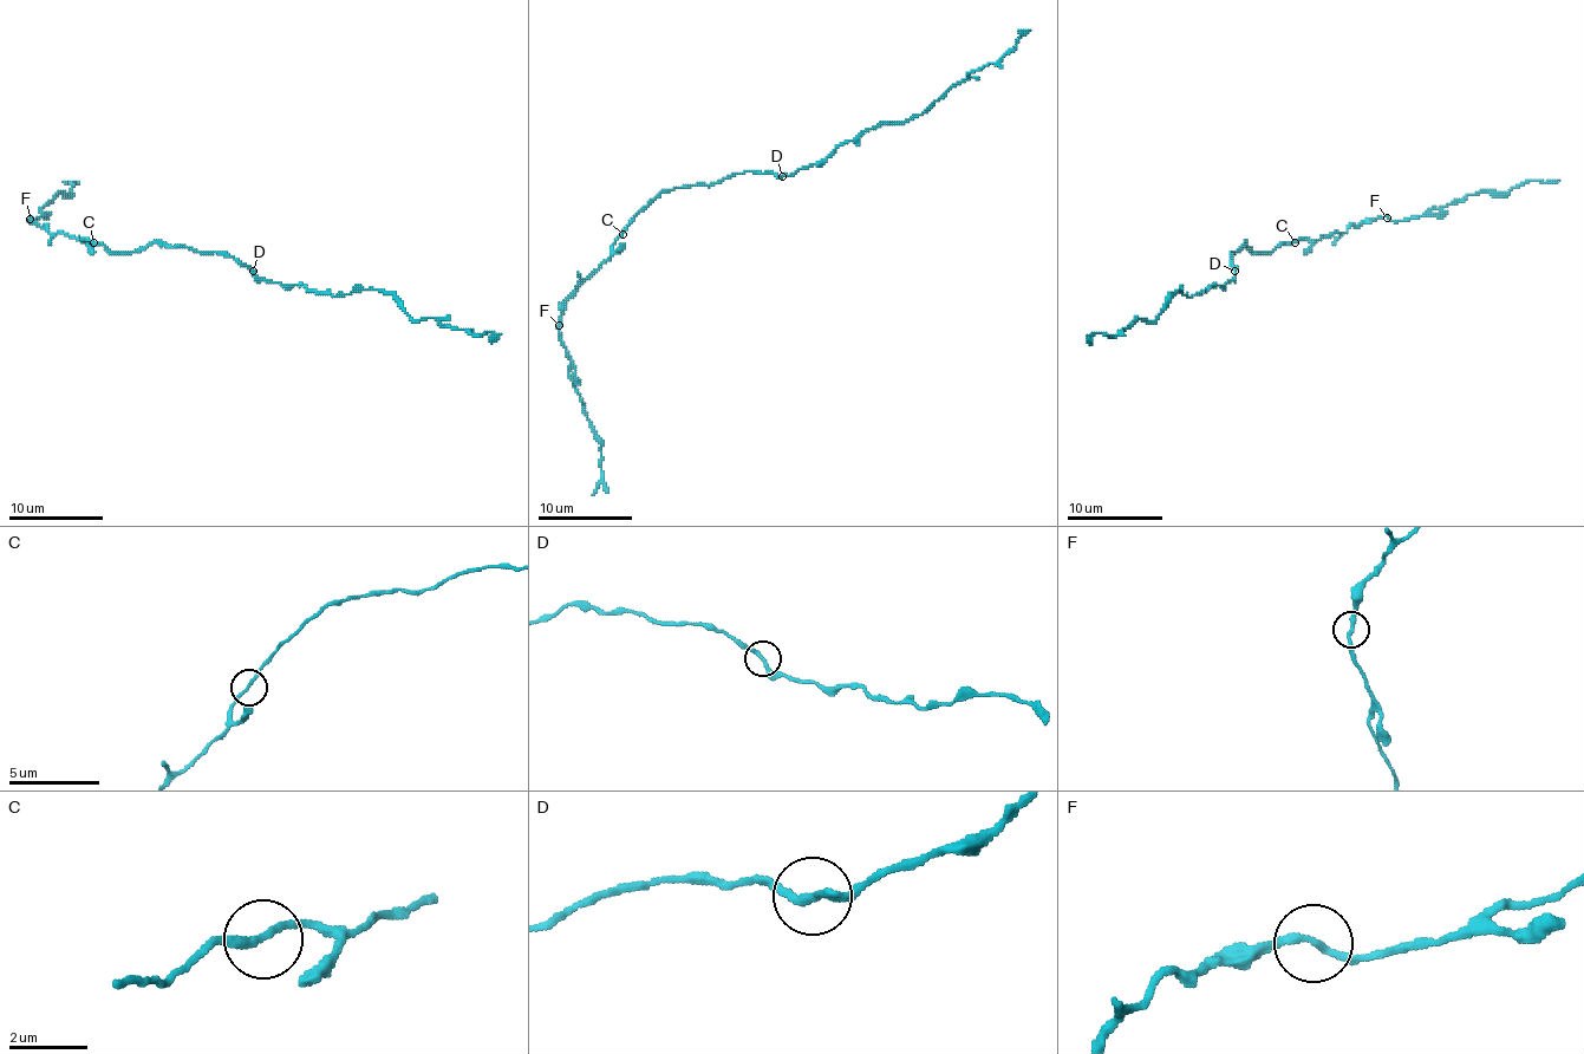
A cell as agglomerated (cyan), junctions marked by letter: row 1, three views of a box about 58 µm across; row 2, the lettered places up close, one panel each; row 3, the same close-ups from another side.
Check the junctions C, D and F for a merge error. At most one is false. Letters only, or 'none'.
none

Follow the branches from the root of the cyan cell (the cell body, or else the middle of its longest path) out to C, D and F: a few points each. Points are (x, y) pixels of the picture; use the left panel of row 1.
C: (168, 247), (149, 242), (132, 252), (109, 252), (93, 242)
D: (168, 247), (229, 254), (253, 271)
F: (168, 247), (149, 242), (132, 252), (109, 252), (89, 240), (51, 233), (30, 219)

